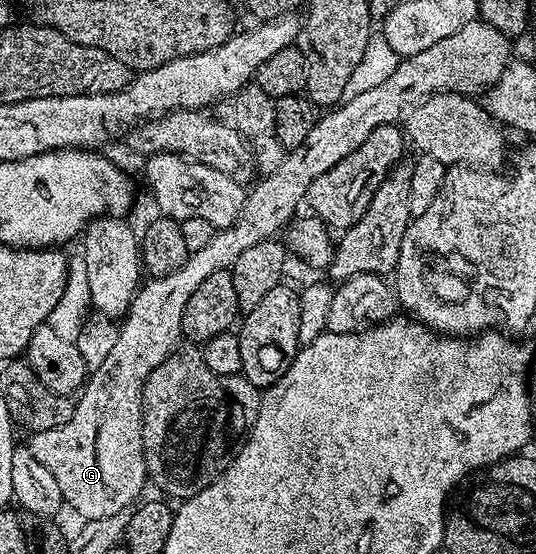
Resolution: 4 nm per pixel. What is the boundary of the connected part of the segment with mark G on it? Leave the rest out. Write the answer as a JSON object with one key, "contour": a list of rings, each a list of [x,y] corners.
{"contour":[[[476,18],[472,22],[460,26],[460,30],[456,30],[456,34],[448,34],[448,38],[440,38],[440,42],[428,46],[428,50],[420,50],[420,54],[412,54],[399,59],[392,74],[388,78],[384,78],[384,82],[372,86],[372,90],[364,90],[360,94],[356,94],[356,98],[331,107],[327,111],[330,112],[327,116],[319,115],[315,119],[312,130],[308,130],[308,138],[304,138],[304,142],[300,142],[300,146],[289,149],[284,162],[280,162],[280,167],[272,170],[272,174],[262,176],[247,191],[246,201],[240,210],[237,222],[229,224],[227,228],[217,229],[212,242],[208,242],[208,246],[204,246],[200,250],[191,252],[188,262],[184,262],[184,266],[180,266],[180,270],[175,270],[172,274],[147,279],[147,284],[145,281],[139,287],[134,294],[133,302],[130,303],[129,310],[125,316],[121,317],[118,324],[116,346],[112,346],[108,358],[104,358],[104,362],[100,362],[89,373],[88,379],[77,397],[72,418],[68,422],[64,422],[64,426],[56,426],[52,430],[33,433],[28,440],[32,458],[36,458],[36,462],[42,463],[50,471],[52,478],[56,478],[56,483],[60,485],[63,501],[69,507],[71,504],[82,515],[83,521],[108,518],[117,512],[127,511],[139,499],[137,496],[141,494],[142,487],[147,487],[146,463],[142,453],[142,387],[148,374],[152,374],[152,370],[156,370],[156,366],[160,366],[160,362],[164,362],[164,358],[168,358],[171,352],[179,347],[180,341],[183,339],[184,306],[188,306],[188,298],[192,298],[196,286],[200,286],[200,282],[204,282],[204,278],[216,274],[216,270],[233,268],[236,258],[240,258],[240,254],[244,254],[244,250],[256,246],[256,242],[264,242],[277,237],[283,228],[295,219],[296,213],[299,211],[299,209],[297,210],[298,204],[300,208],[305,201],[308,186],[312,186],[312,182],[316,182],[316,178],[320,178],[320,174],[332,170],[332,166],[336,166],[336,162],[348,158],[348,154],[352,154],[352,150],[356,150],[356,146],[360,146],[360,142],[364,142],[364,138],[368,138],[368,134],[372,134],[372,130],[385,124],[398,124],[415,104],[422,103],[426,97],[434,95],[437,91],[459,92],[461,96],[467,98],[474,98],[485,93],[487,88],[497,82],[500,74],[504,74],[507,64],[511,63],[510,44],[512,44],[511,37],[505,36],[485,20]]]}

